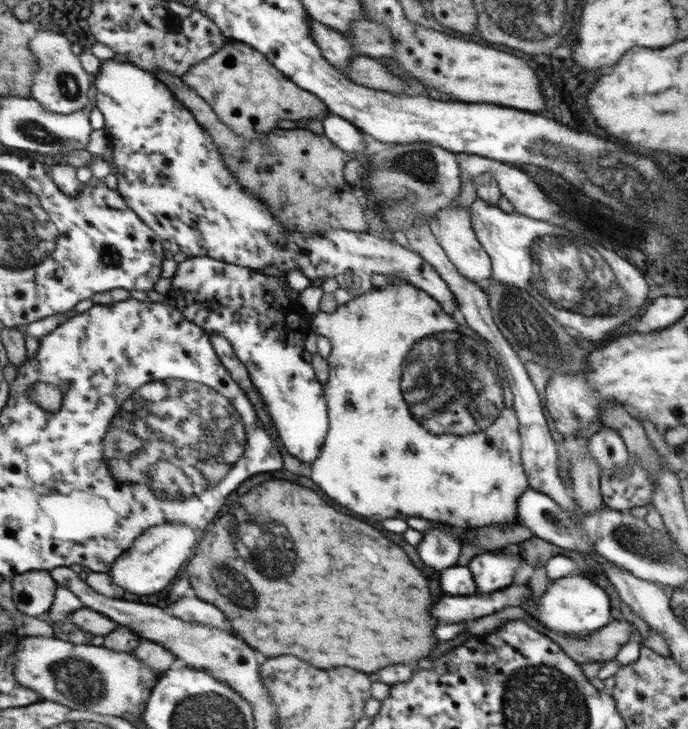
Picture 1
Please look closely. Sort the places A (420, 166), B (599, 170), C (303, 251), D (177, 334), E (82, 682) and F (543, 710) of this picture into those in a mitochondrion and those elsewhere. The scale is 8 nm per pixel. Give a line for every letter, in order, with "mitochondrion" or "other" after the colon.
A: mitochondrion
B: mitochondrion
C: other
D: other
E: mitochondrion
F: mitochondrion

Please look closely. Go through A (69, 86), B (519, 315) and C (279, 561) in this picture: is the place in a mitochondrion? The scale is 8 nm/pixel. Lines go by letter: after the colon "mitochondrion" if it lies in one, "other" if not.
A: mitochondrion
B: mitochondrion
C: mitochondrion

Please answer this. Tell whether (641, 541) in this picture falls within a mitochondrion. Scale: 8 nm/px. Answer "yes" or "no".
yes

